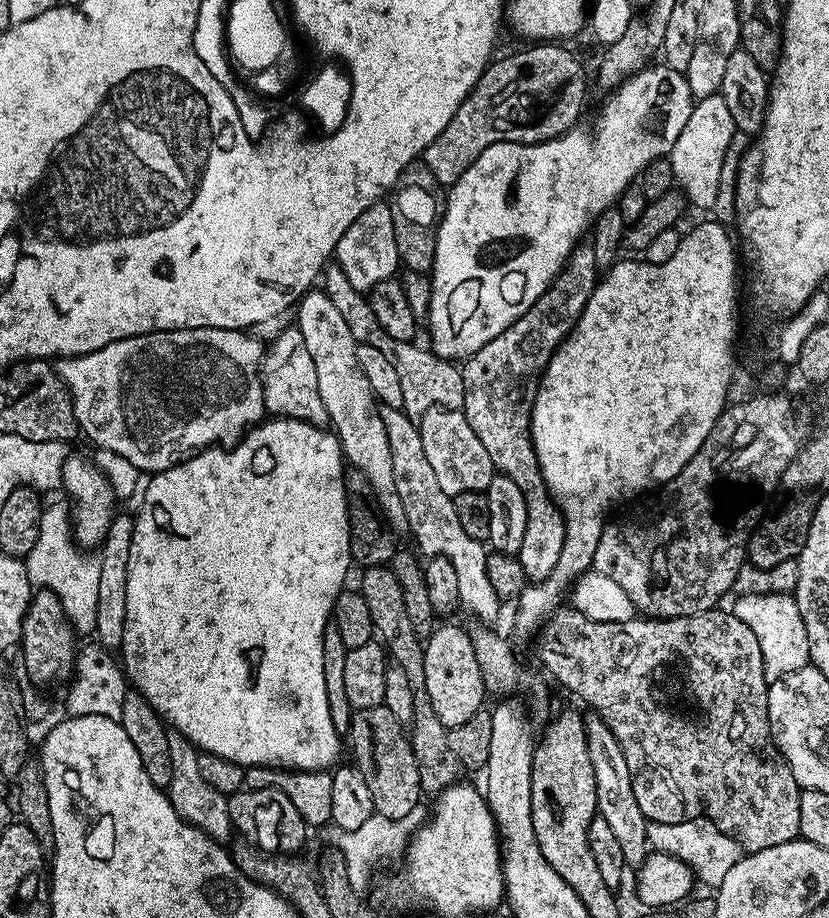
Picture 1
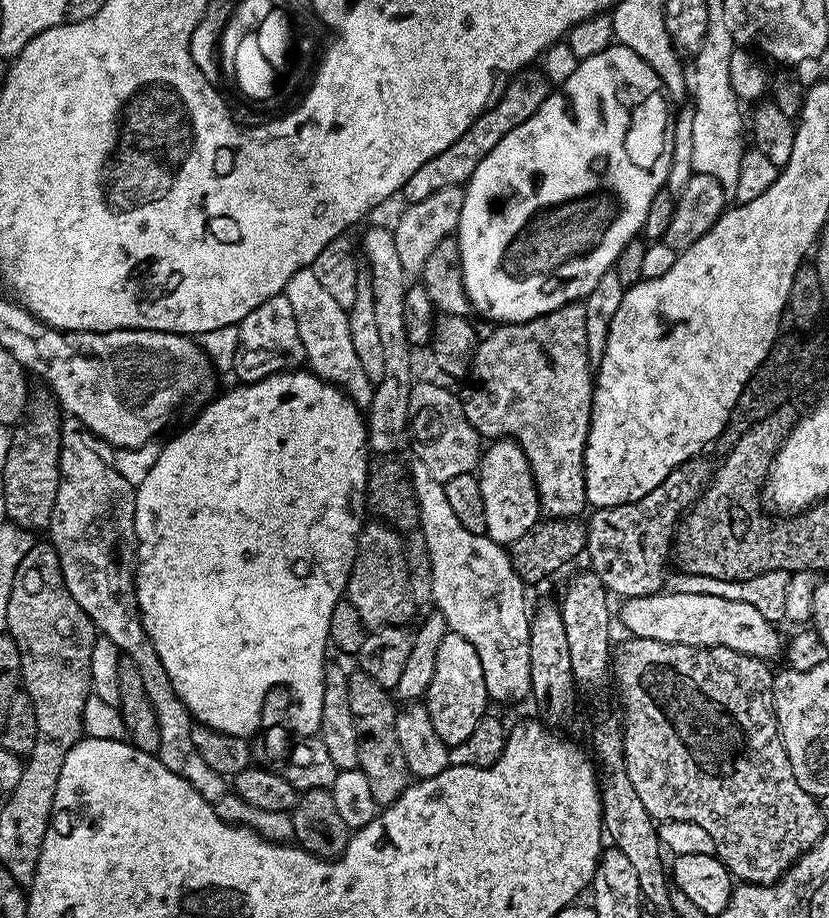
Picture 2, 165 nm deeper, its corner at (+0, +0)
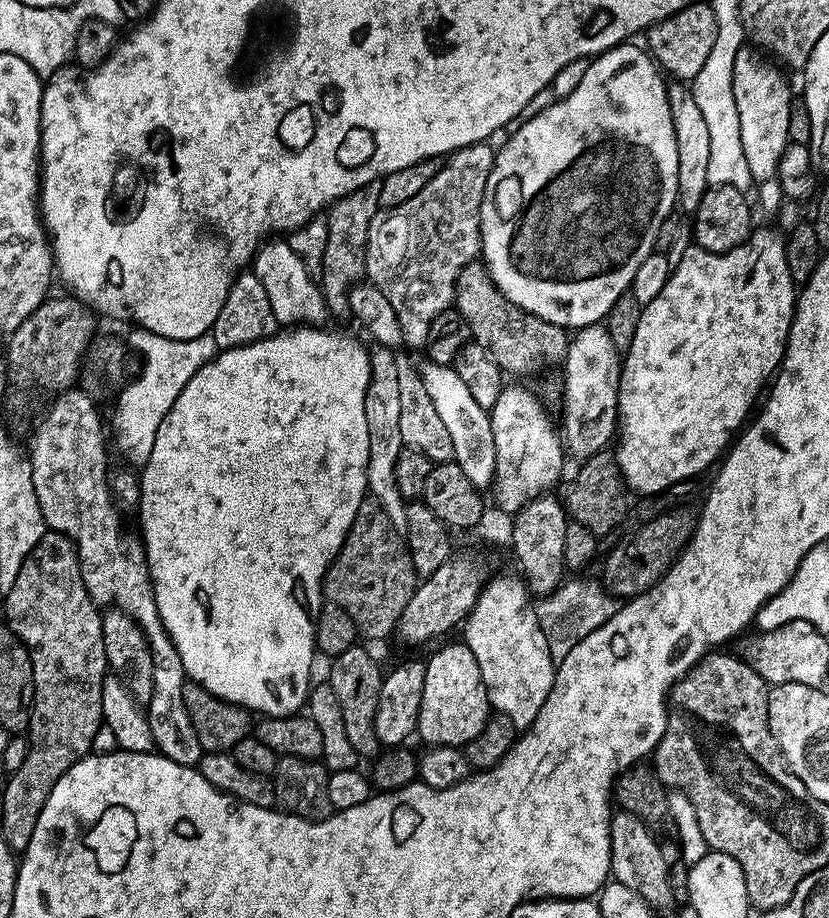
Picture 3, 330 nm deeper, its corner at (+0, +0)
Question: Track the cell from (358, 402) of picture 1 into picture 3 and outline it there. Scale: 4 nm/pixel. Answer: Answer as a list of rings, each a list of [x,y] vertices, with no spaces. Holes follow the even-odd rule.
[[[276,238],[261,244],[252,257],[250,271],[260,279],[266,290],[266,298],[270,298],[270,310],[274,310],[277,325],[320,326],[327,321],[324,319],[329,319],[328,303],[324,300],[317,277],[308,273],[302,258],[298,258],[298,254],[290,250],[287,239]]]

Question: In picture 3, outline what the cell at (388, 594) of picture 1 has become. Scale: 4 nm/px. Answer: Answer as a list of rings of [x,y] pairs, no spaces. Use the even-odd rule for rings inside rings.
[[[366,498],[346,534],[342,550],[324,575],[327,603],[342,606],[363,639],[365,636],[368,640],[384,640],[395,633],[398,618],[402,618],[402,610],[406,610],[417,583],[403,535],[392,525],[382,506]]]

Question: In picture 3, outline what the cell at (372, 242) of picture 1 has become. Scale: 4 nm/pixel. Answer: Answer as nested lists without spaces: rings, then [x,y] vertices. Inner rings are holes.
[[[381,346],[373,347],[370,352],[370,386],[366,390],[366,431],[370,434],[368,491],[371,499],[382,506],[392,525],[403,530],[406,526],[406,501],[398,490],[398,482],[394,482],[394,466],[398,462],[398,454],[406,445],[402,438],[402,426],[398,426],[402,415],[398,370],[402,364],[401,361],[396,361],[395,354],[397,353],[393,349]]]

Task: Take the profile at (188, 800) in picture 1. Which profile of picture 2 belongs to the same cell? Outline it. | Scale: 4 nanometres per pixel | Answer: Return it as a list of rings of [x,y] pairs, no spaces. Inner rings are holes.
[[[68,416],[61,423],[58,498],[54,498],[54,514],[46,532],[52,535],[50,543],[58,554],[62,578],[74,602],[86,610],[97,633],[110,638],[142,673],[146,698],[150,698],[150,706],[154,706],[158,718],[158,755],[162,766],[178,774],[178,778],[188,780],[202,798],[214,802],[224,796],[225,777],[210,770],[198,755],[190,738],[192,716],[182,698],[178,698],[170,674],[166,674],[166,666],[162,666],[162,658],[158,658],[158,650],[154,650],[154,642],[150,642],[142,626],[136,597],[136,488],[118,474],[113,456],[112,445],[85,428],[78,418]]]

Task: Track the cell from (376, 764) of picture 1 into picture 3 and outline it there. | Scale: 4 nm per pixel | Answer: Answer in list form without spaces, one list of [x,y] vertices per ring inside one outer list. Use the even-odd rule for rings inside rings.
[[[363,646],[338,654],[331,664],[332,669],[326,676],[326,682],[338,697],[338,706],[342,706],[342,722],[346,726],[346,738],[350,738],[350,746],[354,746],[360,757],[375,757],[381,751],[382,745],[374,730],[374,714],[378,710],[378,694],[382,690],[385,673],[380,672],[375,658]]]

